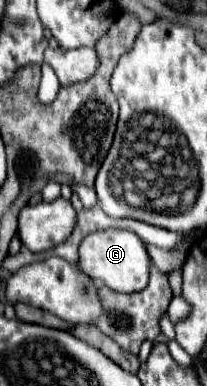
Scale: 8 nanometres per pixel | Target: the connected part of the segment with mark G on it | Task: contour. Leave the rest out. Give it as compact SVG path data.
M106 229L90 233L80 243L80 269L88 273L94 281L102 281L114 291L120 293L134 293L148 285L148 271L150 271L150 255L142 239L126 229Z

